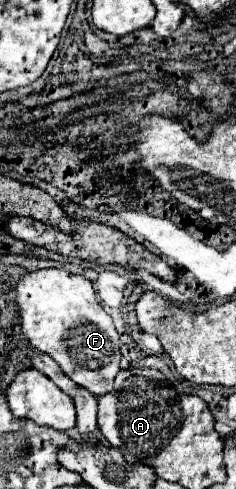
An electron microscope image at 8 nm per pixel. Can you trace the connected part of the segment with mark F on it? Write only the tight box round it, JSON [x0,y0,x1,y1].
[16,266,120,396]

